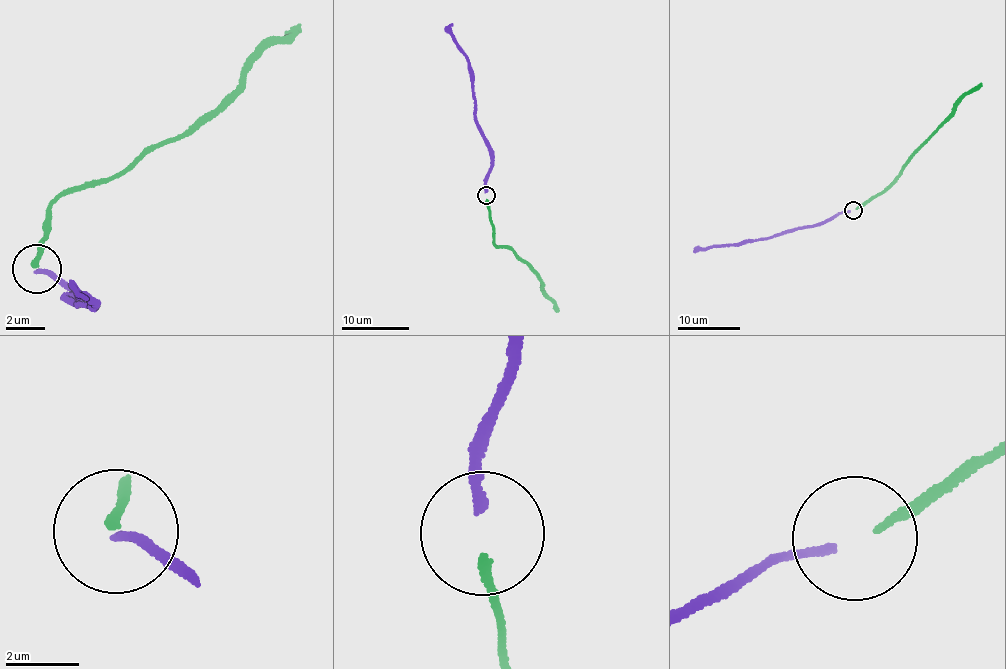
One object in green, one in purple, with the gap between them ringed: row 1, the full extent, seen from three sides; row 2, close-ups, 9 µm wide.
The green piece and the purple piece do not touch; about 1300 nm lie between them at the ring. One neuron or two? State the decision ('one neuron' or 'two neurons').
one neuron

